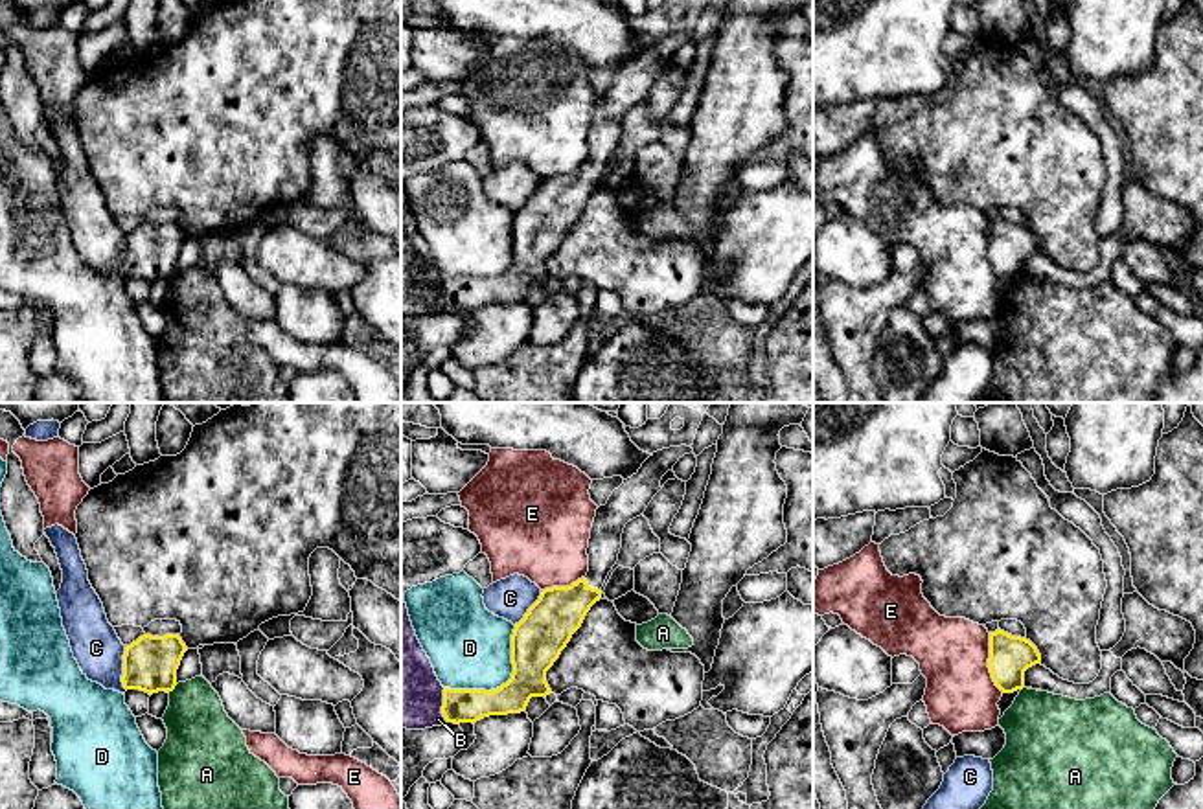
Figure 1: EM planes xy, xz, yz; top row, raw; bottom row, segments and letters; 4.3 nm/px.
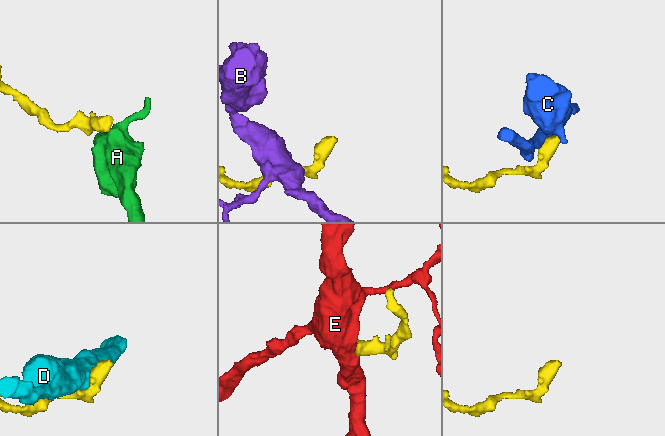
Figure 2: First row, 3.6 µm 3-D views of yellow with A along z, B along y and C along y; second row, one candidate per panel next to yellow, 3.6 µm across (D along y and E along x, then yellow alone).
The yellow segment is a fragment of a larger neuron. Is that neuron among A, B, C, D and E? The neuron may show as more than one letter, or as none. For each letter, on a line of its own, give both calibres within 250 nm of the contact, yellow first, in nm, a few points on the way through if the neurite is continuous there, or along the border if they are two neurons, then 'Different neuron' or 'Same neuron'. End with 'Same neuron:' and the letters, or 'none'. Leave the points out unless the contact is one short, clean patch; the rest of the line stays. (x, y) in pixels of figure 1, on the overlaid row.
A: Thickness 240 nm (yellow) against 300 nm. Boundary: xy (177, 684), (168, 692). Different neuron
B: Thickness 140 nm (yellow) against 320 nm. Different neuron
C: Thickness 240 nm (yellow) against 200 nm. Boundary: xy (124, 646), (122, 686), (126, 690). Different neuron
D: Thickness 220 nm (yellow) against 360 nm. Different neuron
E: Thickness 180 nm (yellow) against 320 nm. Boundary: yz (988, 633), (988, 672), (1003, 692). Different neuron
Same neuron: none

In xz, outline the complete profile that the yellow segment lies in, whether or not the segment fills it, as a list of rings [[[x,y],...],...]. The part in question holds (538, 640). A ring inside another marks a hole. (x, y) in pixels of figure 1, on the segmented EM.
[[[692,445],[670,447],[653,452],[638,469],[636,474],[624,480],[624,484],[613,491],[605,506],[596,509],[596,517],[590,528],[589,539],[589,572],[585,577],[578,579],[570,587],[552,587],[541,590],[539,599],[528,609],[524,618],[515,623],[511,634],[511,678],[497,689],[443,689],[443,706],[441,713],[447,723],[476,723],[489,715],[508,715],[521,713],[526,710],[532,697],[546,697],[552,693],[546,682],[546,671],[559,658],[561,651],[570,642],[572,634],[581,627],[590,607],[600,601],[602,587],[618,561],[622,548],[622,533],[629,520],[640,517],[653,496],[662,489],[662,476],[673,469],[673,465],[684,456],[690,454]]]

